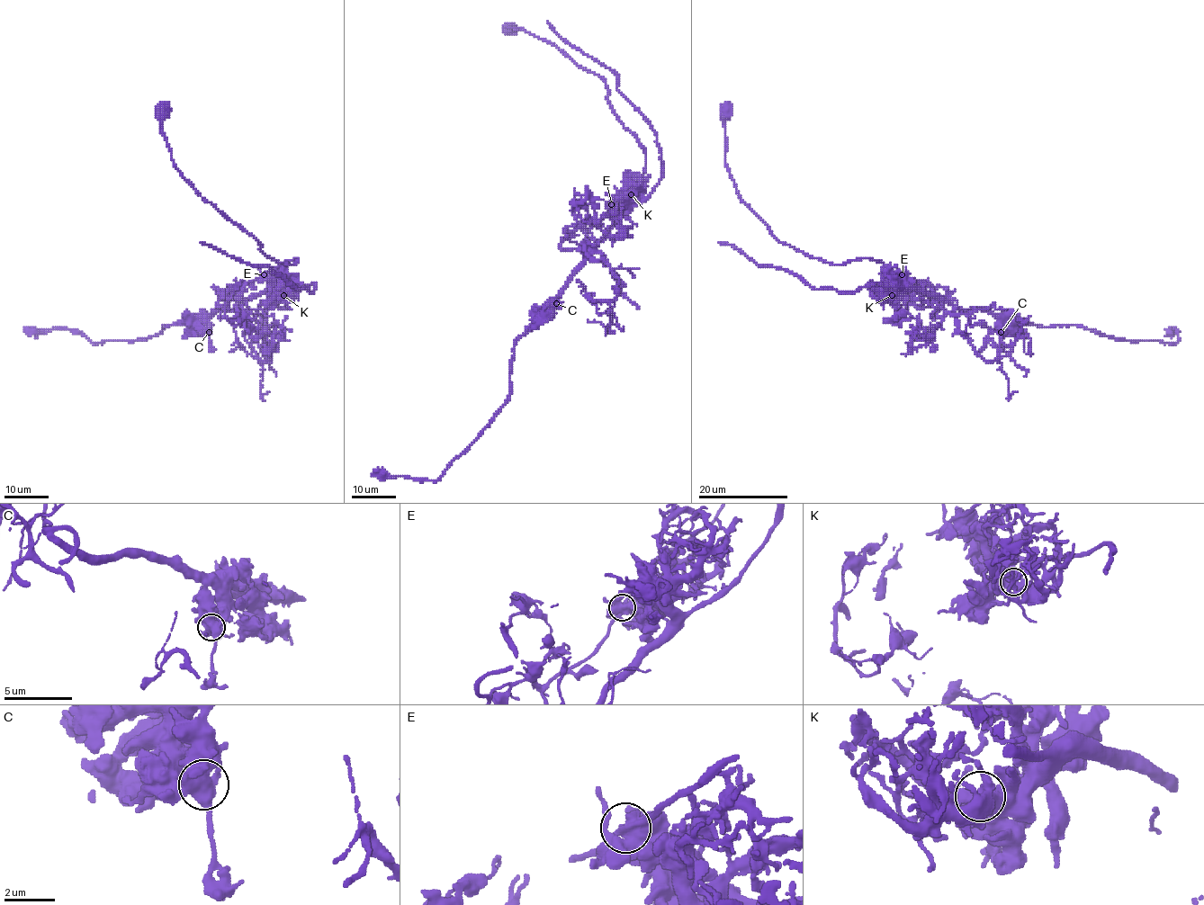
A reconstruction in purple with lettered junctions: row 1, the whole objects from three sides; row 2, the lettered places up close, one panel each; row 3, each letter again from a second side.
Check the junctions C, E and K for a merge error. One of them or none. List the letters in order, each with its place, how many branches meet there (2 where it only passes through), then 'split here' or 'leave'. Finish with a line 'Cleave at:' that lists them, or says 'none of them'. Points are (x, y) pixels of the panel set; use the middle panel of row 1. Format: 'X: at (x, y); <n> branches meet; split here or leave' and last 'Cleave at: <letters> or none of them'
C: at (556, 303); 5 branches meet; leave
E: at (611, 204); 5 branches meet; split here
K: at (631, 194); 5 branches meet; leave
Cleave at: E

